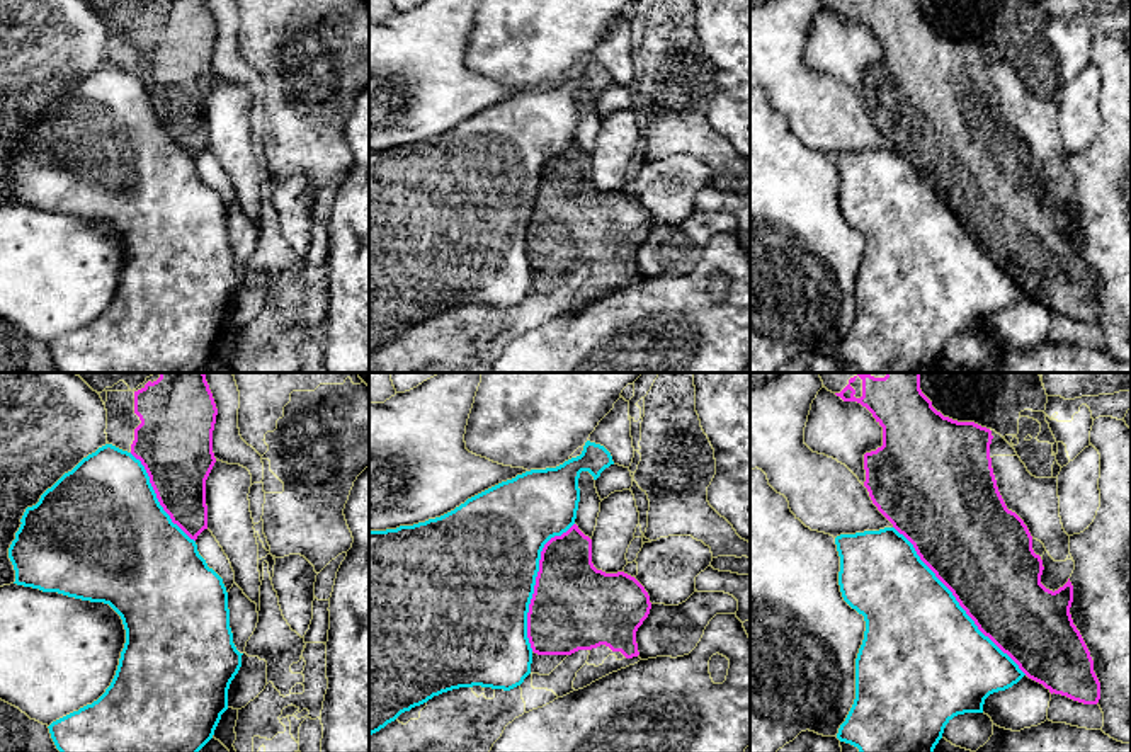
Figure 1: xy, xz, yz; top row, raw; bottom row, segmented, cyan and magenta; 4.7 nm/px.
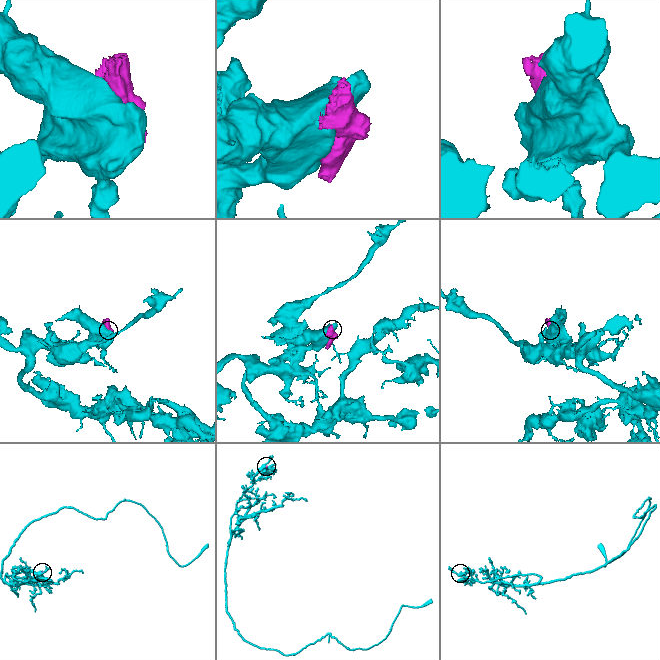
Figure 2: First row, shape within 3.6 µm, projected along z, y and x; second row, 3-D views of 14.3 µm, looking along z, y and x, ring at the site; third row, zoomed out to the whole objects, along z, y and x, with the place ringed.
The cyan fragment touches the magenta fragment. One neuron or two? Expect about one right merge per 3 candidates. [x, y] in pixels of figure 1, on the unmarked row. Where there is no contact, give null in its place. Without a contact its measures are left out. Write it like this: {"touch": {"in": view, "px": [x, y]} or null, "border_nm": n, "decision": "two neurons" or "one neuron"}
{"touch": {"in": "yz", "px": [956, 220]}, "border_nm": 950, "decision": "two neurons"}

